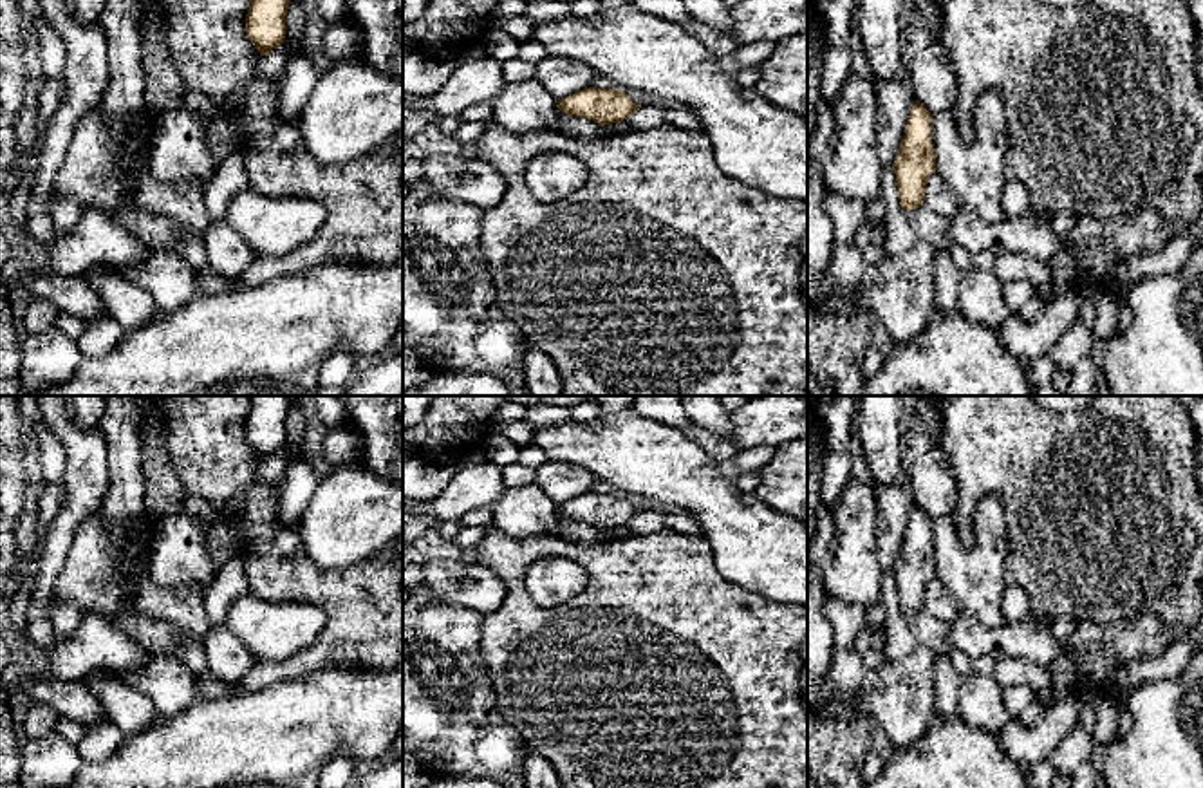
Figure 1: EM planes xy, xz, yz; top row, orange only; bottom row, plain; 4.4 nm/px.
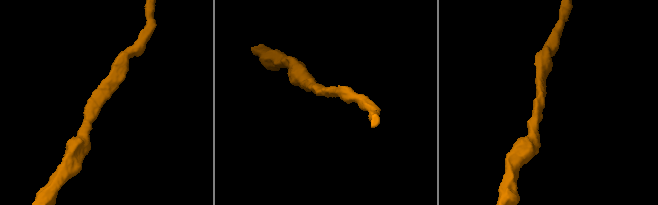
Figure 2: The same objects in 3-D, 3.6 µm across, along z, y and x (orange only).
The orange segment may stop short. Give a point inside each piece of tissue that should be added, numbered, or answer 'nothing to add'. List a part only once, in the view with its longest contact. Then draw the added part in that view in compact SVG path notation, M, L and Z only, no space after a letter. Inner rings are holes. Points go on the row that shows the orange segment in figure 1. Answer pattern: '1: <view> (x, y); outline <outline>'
nothing to add

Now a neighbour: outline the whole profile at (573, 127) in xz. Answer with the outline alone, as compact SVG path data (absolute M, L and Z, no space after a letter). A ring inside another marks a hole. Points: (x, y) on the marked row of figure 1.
M571 116L560 128L560 132L578 139L596 139L605 136L603 127L592 119Z

